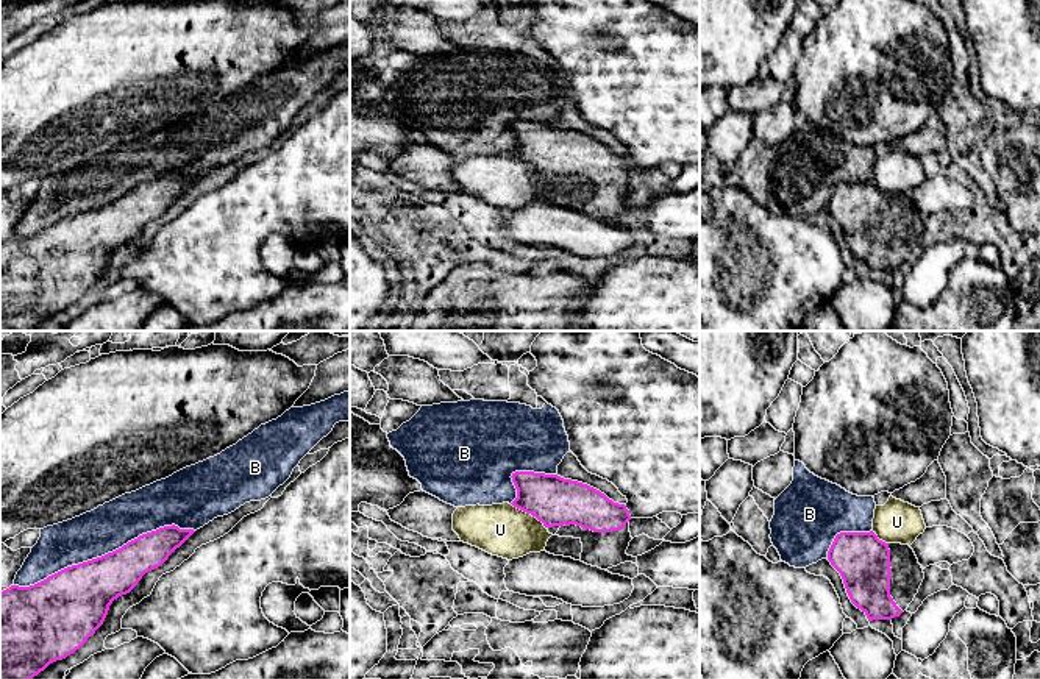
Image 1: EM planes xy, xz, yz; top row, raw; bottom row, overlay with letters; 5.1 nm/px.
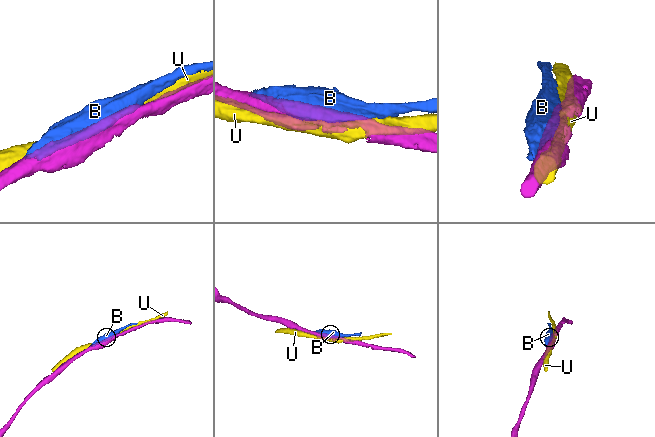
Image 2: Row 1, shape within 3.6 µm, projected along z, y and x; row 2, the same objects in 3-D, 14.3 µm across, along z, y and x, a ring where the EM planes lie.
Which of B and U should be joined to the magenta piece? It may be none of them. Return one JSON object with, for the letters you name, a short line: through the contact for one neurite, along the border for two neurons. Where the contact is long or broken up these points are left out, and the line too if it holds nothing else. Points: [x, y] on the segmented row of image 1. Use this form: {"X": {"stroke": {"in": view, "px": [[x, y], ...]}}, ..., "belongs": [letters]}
{"belongs": []}

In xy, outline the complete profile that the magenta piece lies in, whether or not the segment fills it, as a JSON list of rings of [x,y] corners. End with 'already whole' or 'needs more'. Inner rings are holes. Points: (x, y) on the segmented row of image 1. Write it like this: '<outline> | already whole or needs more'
[[[164,526],[139,535],[102,557],[67,567],[30,585],[0,593],[0,679],[33,679],[50,663],[80,649],[103,624],[114,599],[130,593],[142,576],[161,567],[195,531]]] | already whole

